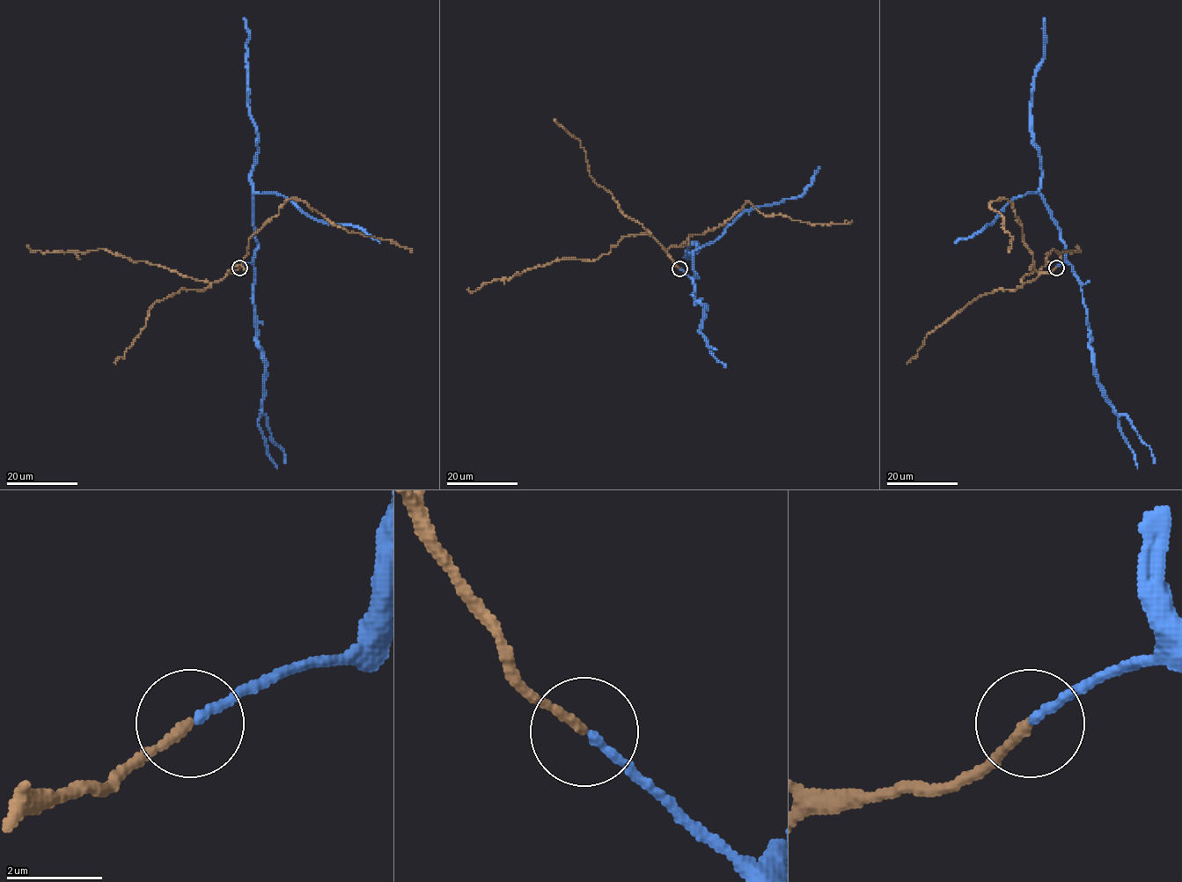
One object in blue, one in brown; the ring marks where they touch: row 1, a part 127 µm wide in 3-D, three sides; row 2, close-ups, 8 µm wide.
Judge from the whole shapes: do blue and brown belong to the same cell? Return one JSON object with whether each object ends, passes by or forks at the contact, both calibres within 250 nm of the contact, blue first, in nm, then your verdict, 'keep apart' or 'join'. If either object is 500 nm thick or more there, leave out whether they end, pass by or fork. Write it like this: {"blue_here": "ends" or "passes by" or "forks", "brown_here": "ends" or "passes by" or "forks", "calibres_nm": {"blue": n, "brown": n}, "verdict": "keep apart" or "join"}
{"blue_here": "ends", "brown_here": "ends", "calibres_nm": {"blue": 170, "brown": 190}, "verdict": "join"}

